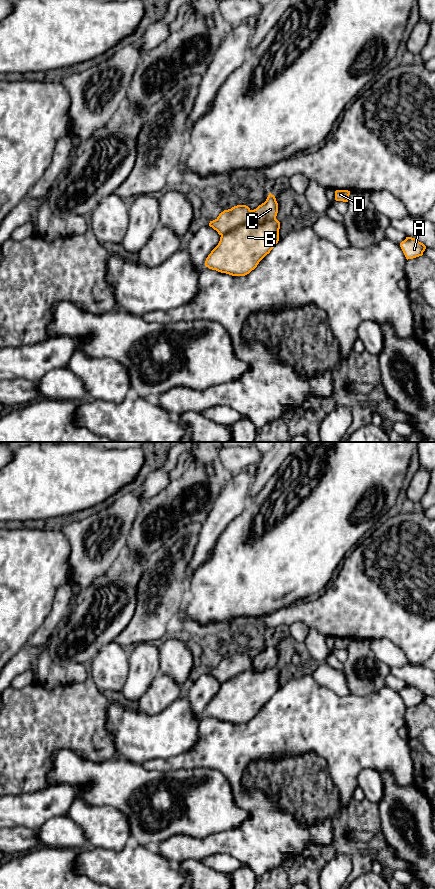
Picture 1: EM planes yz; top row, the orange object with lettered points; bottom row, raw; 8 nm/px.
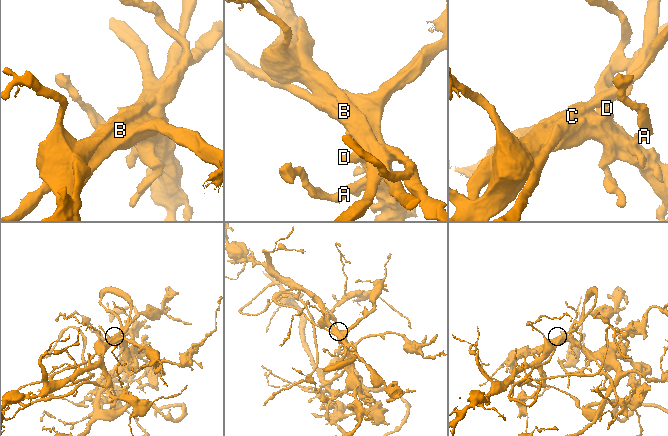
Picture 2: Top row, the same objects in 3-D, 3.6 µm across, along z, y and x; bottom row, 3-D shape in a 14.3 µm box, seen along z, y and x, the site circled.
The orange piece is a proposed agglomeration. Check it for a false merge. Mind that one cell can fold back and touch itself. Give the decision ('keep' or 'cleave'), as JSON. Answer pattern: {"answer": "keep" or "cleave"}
{"answer": "cleave"}

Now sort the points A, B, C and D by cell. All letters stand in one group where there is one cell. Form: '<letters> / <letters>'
A B D / C

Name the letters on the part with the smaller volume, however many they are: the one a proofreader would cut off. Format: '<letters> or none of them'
C

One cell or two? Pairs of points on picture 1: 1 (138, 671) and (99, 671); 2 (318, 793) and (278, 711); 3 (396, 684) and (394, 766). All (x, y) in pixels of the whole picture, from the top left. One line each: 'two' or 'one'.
1: two
2: two
3: two

